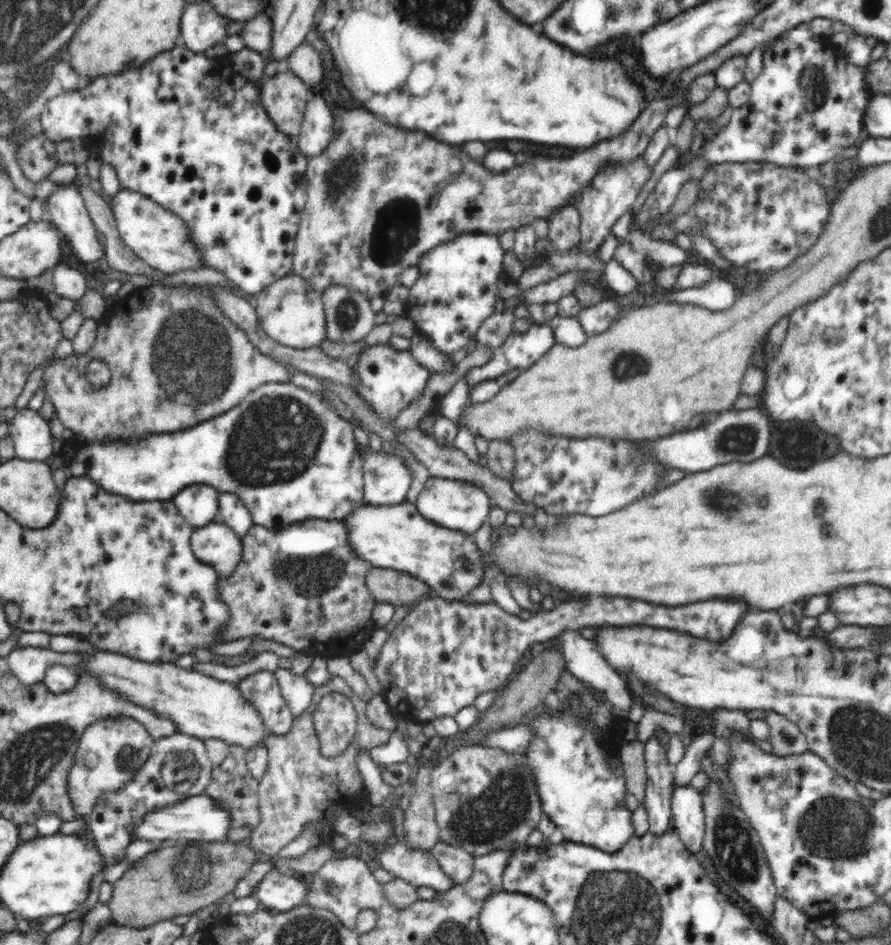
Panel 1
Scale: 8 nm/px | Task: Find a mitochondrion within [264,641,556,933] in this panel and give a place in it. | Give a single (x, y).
(492, 814)

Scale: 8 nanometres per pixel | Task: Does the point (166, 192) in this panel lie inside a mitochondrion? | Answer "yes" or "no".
no

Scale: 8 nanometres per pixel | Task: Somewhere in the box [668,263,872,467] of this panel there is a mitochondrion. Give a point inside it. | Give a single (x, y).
(744, 438)

